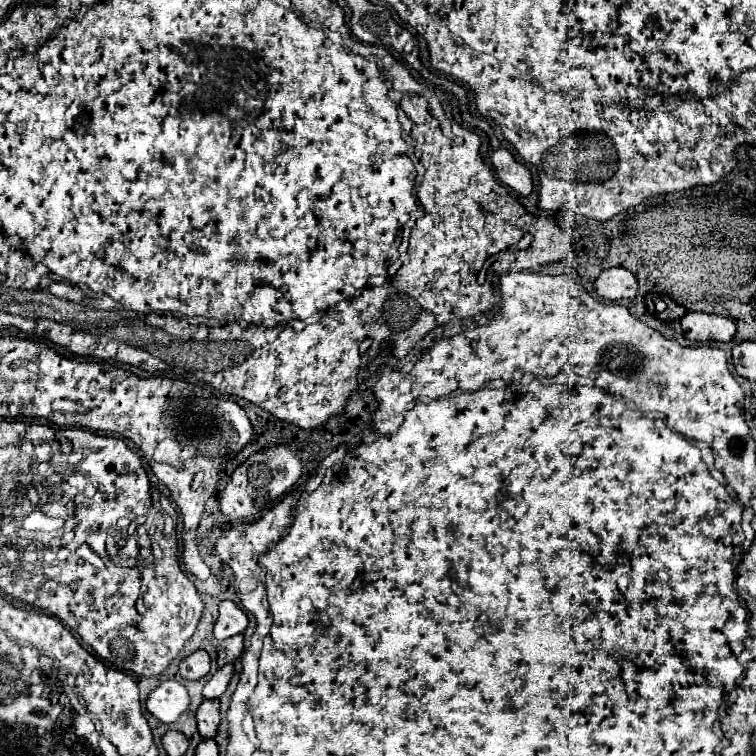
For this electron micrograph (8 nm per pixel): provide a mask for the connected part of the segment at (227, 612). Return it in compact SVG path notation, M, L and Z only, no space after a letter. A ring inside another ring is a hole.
M222 600L220 602L220 616L214 624L214 638L226 640L234 634L244 632L246 626L248 626L246 614L232 600Z

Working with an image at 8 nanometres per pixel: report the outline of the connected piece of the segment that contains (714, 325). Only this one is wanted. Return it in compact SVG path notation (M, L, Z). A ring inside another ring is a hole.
M686 312L684 318L680 318L680 326L686 338L696 342L708 342L708 340L730 342L736 332L736 326L730 318L706 312Z

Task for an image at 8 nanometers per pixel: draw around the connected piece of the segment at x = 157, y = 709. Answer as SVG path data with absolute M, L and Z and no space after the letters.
M162 680L160 686L150 692L146 700L146 708L150 714L154 714L160 722L170 724L176 722L178 716L188 708L190 698L186 688L178 680Z

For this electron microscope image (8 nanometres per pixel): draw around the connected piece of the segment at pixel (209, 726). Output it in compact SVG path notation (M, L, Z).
M216 698L204 700L196 710L196 720L198 720L198 732L202 734L202 738L214 738L220 724L220 702Z

